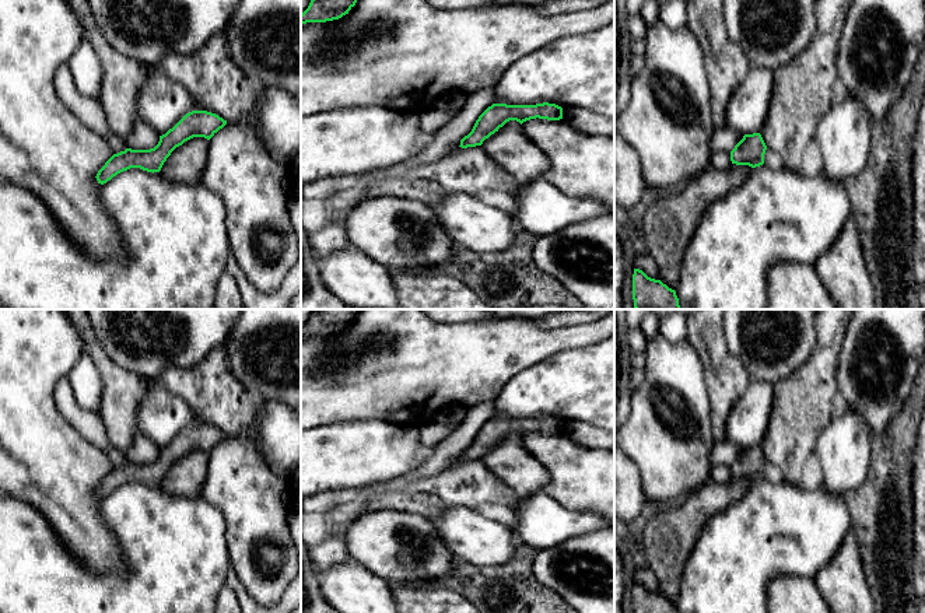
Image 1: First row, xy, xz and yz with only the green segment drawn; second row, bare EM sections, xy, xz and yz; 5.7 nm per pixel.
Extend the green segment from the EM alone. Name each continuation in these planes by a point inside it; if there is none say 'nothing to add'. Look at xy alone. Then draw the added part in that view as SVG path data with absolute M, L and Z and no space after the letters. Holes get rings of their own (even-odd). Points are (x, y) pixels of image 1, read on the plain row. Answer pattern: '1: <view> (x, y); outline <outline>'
nothing to add

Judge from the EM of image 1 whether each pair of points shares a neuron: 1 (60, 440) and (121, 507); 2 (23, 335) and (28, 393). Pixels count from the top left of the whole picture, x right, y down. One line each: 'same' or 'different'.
1: different
2: same

